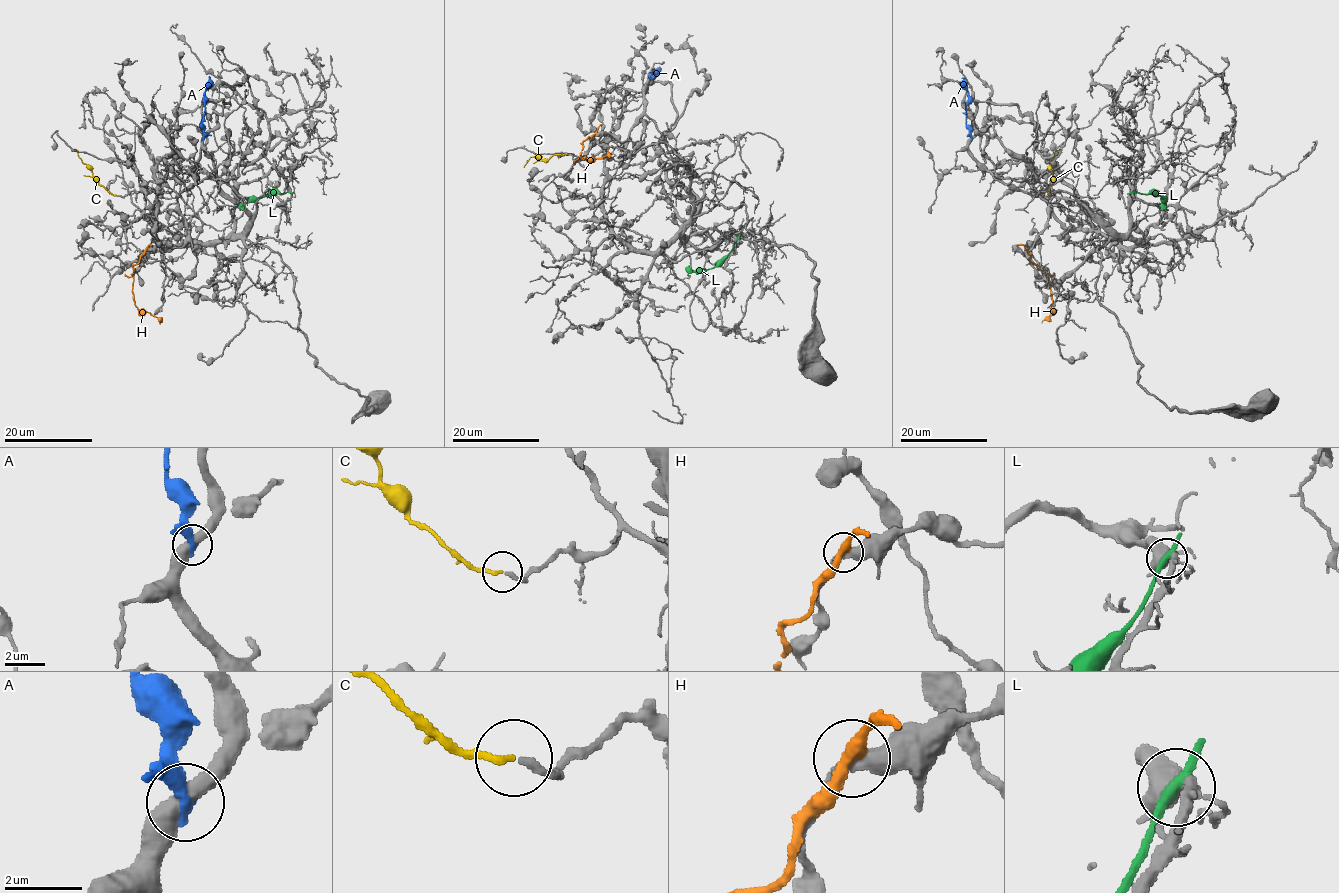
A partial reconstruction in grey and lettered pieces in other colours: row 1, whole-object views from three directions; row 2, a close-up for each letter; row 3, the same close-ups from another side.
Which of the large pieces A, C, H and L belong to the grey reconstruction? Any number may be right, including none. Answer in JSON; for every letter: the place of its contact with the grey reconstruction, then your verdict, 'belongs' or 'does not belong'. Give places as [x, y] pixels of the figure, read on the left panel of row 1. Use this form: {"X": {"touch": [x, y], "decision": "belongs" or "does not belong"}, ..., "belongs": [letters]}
{"A": {"touch": [203, 138], "decision": "does not belong"}, "C": {"touch": [119, 195], "decision": "belongs"}, "H": {"touch": [146, 249], "decision": "does not belong"}, "L": {"touch": [289, 192], "decision": "does not belong"}, "belongs": ["C"]}

